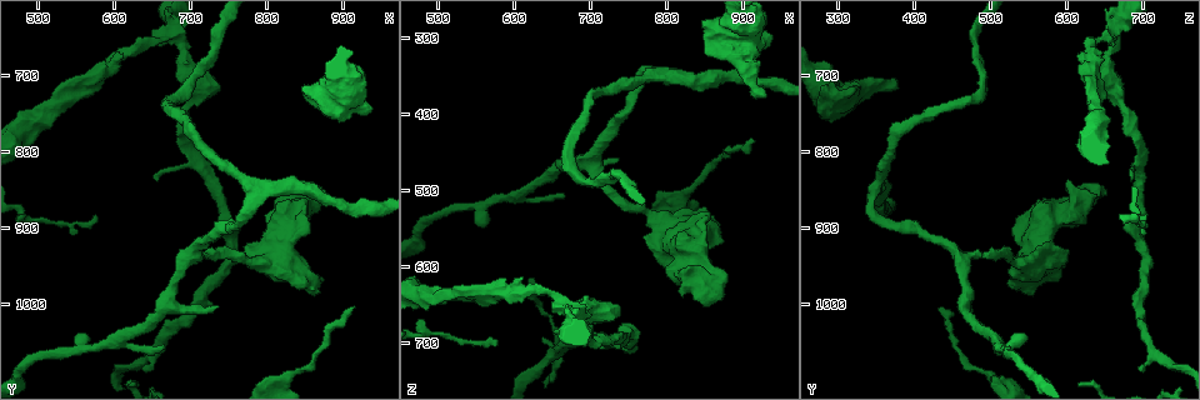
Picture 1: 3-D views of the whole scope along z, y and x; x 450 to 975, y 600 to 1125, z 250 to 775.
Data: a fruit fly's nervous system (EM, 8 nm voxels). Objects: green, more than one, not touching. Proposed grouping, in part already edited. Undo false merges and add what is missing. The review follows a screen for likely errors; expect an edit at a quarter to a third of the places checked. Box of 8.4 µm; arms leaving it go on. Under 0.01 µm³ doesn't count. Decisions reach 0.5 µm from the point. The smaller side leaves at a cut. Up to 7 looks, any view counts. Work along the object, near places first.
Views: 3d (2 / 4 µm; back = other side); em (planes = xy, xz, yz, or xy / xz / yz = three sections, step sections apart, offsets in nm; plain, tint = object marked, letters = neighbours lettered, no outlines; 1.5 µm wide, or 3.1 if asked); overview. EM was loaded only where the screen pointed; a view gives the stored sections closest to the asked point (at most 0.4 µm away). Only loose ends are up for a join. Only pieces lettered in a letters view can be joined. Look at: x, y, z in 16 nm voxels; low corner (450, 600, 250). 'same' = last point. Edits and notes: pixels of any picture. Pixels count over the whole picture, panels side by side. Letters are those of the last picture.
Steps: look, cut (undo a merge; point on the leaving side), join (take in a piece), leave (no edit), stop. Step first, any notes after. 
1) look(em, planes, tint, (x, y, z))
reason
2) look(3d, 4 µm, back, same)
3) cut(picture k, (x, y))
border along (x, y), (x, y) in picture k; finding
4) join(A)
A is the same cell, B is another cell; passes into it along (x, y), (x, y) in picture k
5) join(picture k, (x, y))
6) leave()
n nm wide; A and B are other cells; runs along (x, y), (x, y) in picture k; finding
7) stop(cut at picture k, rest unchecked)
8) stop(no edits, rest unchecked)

look(em, planes, tint, (740, 1005, 460))
free end

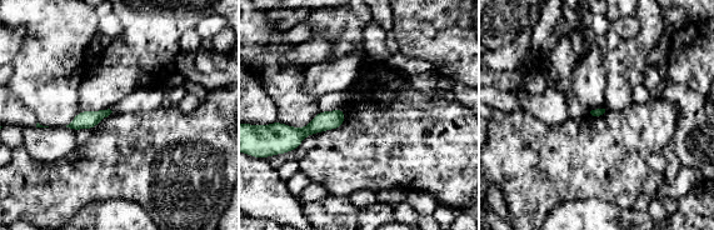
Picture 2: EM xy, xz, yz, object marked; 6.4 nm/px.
look(em, planes, letters, same)

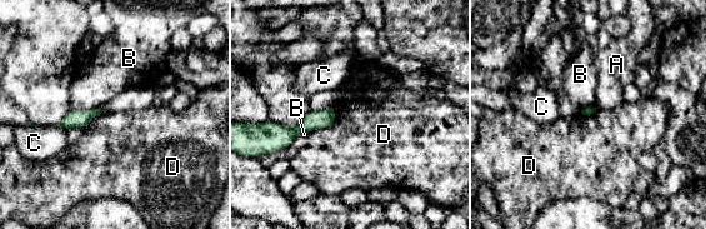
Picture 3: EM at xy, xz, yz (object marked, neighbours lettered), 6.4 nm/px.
leave()
D touches over 240 nm; A, B, C and D are other cells; runs along (333, 114), (295, 130), (281, 145) in picture 3; none of them fits

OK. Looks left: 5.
look(em, xz, step 4, letters, (910, 1005, 430))
end of a long branch

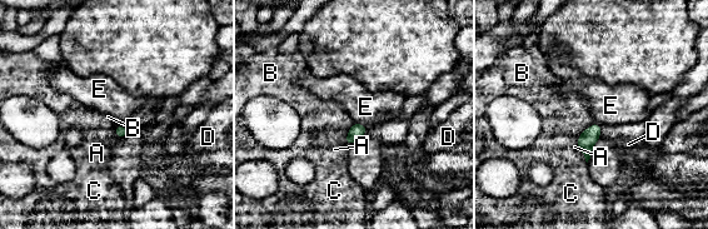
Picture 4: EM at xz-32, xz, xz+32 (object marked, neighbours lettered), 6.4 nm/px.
look(em, planes, letters, same)
cut it another way

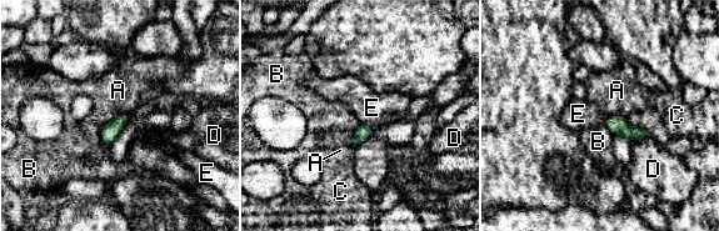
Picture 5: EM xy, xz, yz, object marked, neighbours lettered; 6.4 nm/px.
leave()
100 nm wide; A, B, C, D and E are other cells; none of them fits

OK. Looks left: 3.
look(3d, 2 µm, (935, 710, 375))
stops while still wide

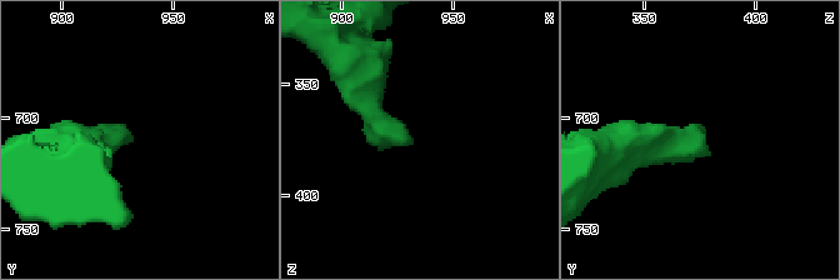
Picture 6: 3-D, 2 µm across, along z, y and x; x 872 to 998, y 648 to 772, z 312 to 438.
look(em, xy, step 8, tint, (932, 709, 378))

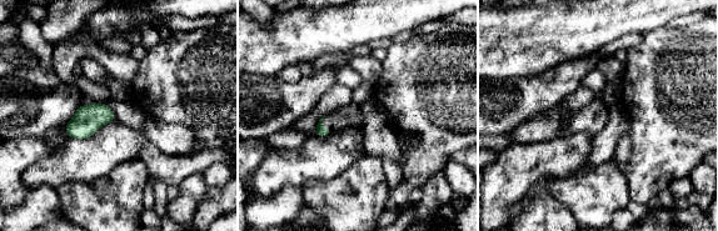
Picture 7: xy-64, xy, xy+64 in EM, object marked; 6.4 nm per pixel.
look(em, planes, letters, same)
another direction

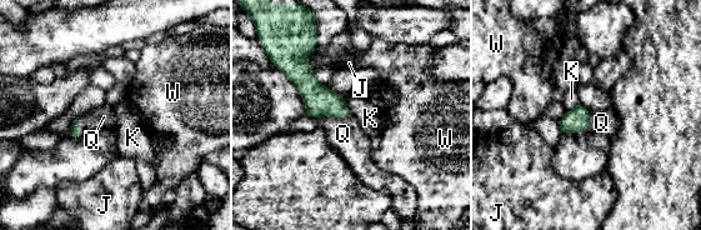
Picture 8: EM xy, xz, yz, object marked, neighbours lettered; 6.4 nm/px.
join(Q)
Q is the same cell, J, K and W are other cells; passes into it along (320, 101), (334, 116), (345, 135) in picture 8; the cell continues

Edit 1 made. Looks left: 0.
stop(join at picture 8, rest unchecked)

